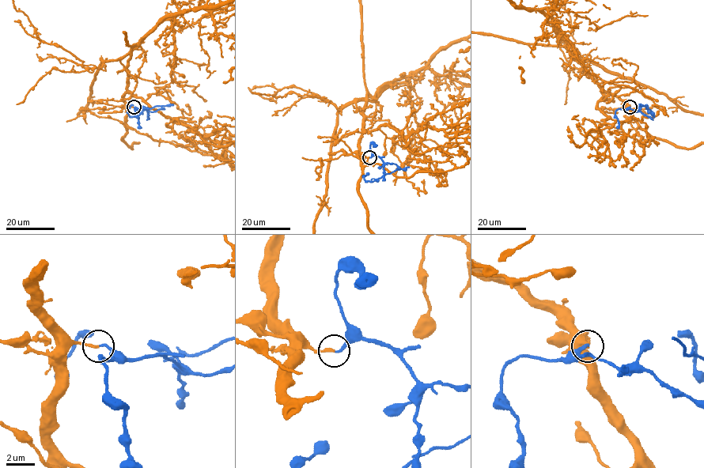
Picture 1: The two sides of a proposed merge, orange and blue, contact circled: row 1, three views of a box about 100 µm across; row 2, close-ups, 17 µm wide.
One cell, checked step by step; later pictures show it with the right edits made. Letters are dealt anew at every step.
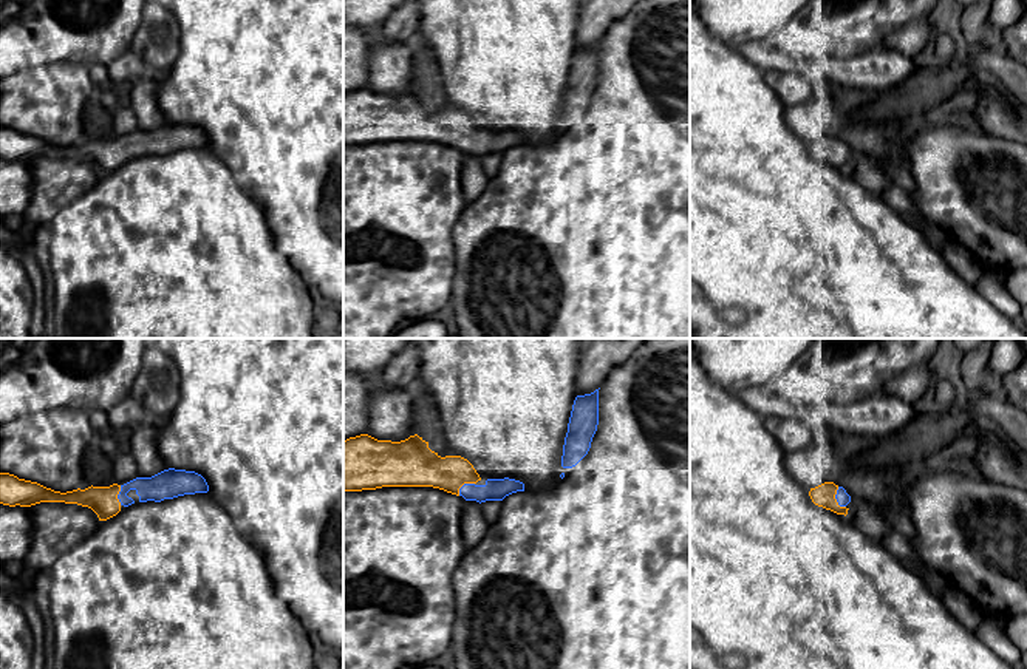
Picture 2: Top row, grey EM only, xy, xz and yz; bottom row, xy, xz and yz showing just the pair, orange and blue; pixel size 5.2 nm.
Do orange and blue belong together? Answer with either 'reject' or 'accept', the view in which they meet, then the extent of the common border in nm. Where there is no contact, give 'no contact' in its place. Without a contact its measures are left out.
accept | yz | 120 nm

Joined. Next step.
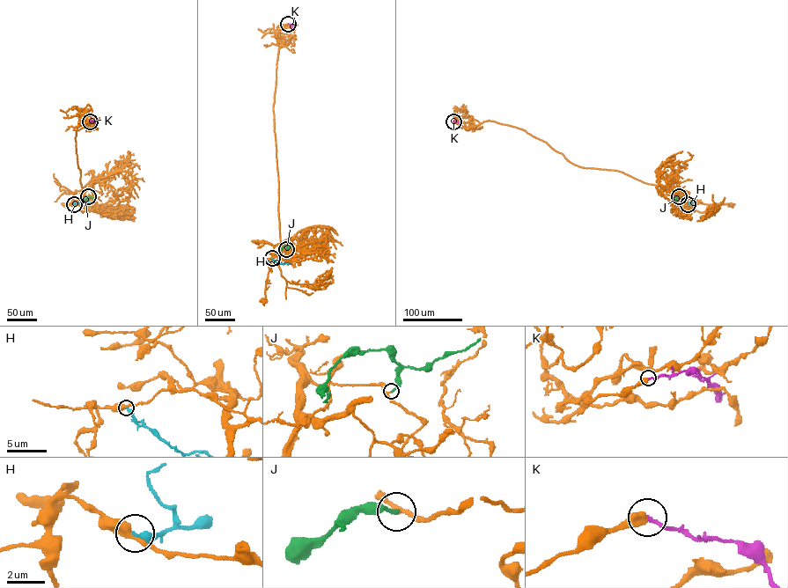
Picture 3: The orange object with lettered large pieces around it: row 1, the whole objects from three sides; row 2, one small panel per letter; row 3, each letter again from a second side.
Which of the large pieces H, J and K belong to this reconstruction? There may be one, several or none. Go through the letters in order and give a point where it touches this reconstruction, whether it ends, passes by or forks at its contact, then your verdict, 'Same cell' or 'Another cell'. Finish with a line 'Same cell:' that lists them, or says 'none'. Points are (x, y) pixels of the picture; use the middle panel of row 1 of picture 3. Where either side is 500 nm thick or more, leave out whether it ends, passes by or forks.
H: Touches orange at (272, 258). It ends there. Another cell
J: Touches orange at (286, 249). It ends there. Same cell
K: Touches orange at (288, 24). Another cell
Same cell: J

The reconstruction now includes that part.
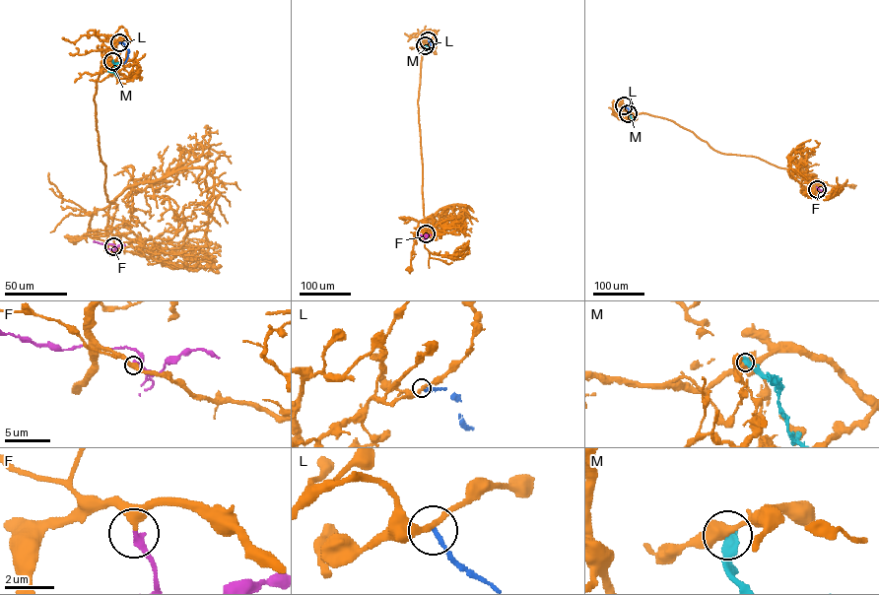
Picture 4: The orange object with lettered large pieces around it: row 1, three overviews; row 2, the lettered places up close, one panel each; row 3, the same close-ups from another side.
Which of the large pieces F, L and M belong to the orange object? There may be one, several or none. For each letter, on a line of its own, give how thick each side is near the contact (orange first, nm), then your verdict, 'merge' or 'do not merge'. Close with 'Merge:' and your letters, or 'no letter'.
F: 320 nm thick on the orange side, 280 nm on the other; merge
L: 240 nm thick on the orange side, 170 nm on the other; do not merge
M: 440 nm thick on the orange side, 460 nm on the other; do not merge
Merge: F

